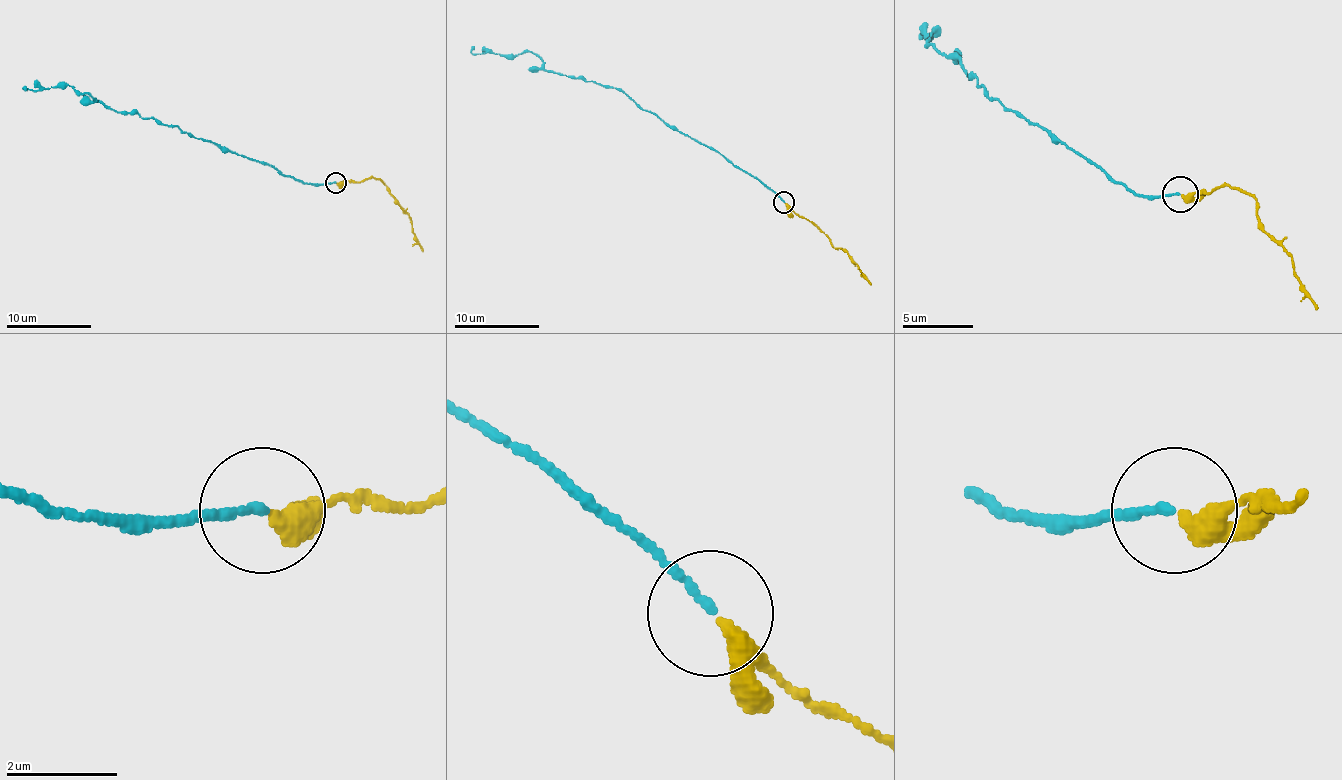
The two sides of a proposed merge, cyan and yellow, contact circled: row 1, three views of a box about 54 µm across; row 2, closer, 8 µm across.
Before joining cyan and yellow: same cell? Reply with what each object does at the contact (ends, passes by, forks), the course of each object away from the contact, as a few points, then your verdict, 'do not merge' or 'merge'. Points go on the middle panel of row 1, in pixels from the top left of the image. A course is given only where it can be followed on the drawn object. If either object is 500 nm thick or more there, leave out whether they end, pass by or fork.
cyan ends | yellow passes by | cyan via (783, 202), (719, 153), (639, 108), (622, 91), (545, 70), (530, 51), (473, 53), (473, 47) | yellow via (785, 204), (808, 219), (836, 248), (842, 250), (870, 284) | merge

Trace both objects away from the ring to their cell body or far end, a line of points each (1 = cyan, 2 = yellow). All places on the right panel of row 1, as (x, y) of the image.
1: (1179, 193), (1136, 197), (1097, 165), (987, 97), (959, 58), (927, 44), (934, 30), (930, 40), (919, 33)
2: (1183, 193), (1207, 193), (1236, 186), (1257, 204), (1261, 225), (1286, 250), (1300, 289), (1318, 310)

